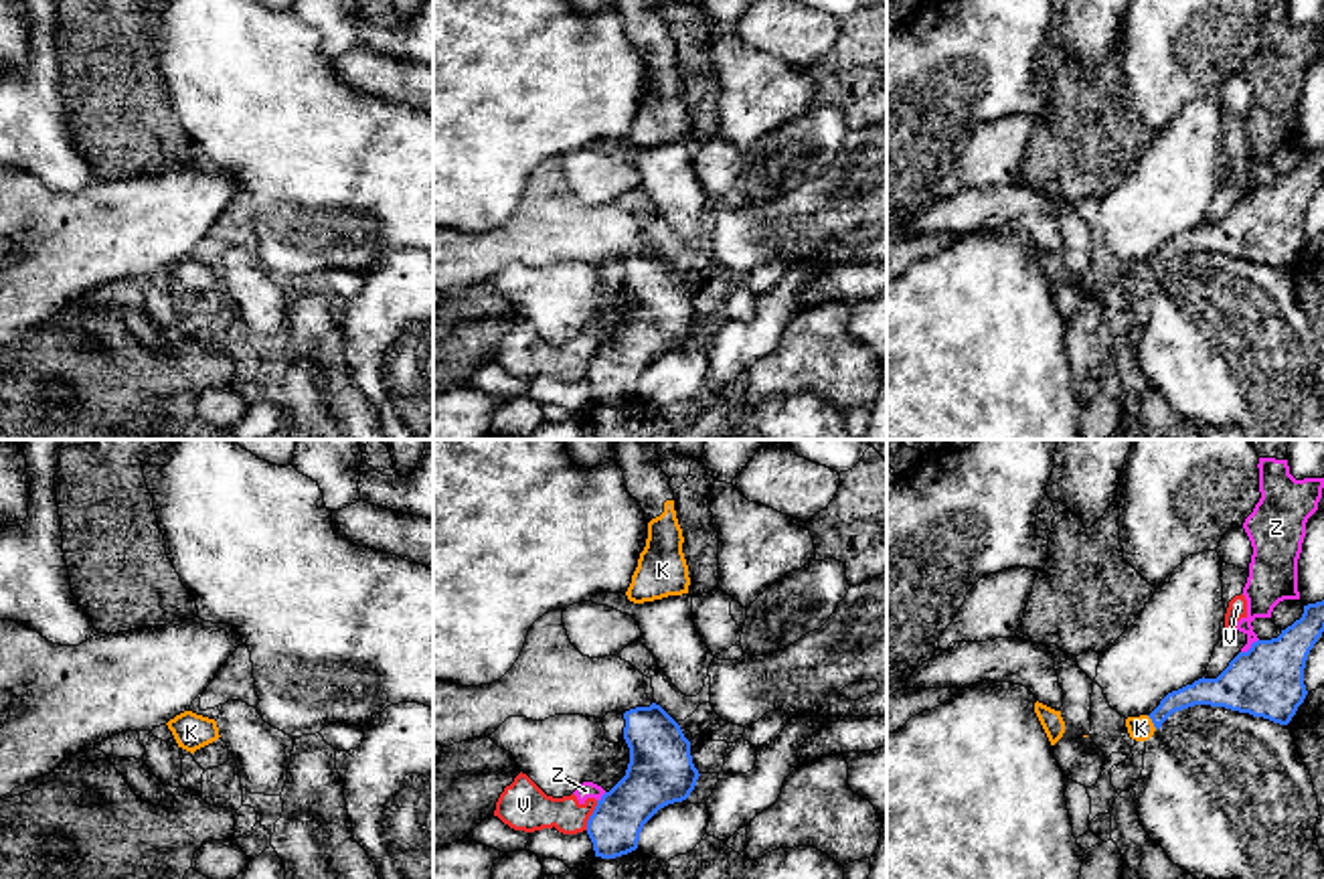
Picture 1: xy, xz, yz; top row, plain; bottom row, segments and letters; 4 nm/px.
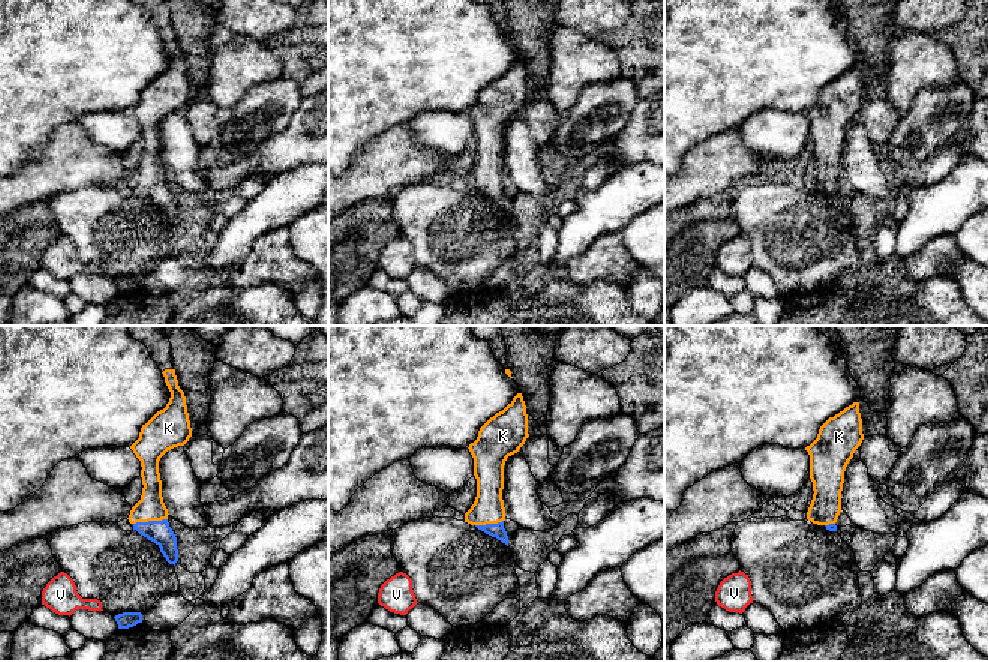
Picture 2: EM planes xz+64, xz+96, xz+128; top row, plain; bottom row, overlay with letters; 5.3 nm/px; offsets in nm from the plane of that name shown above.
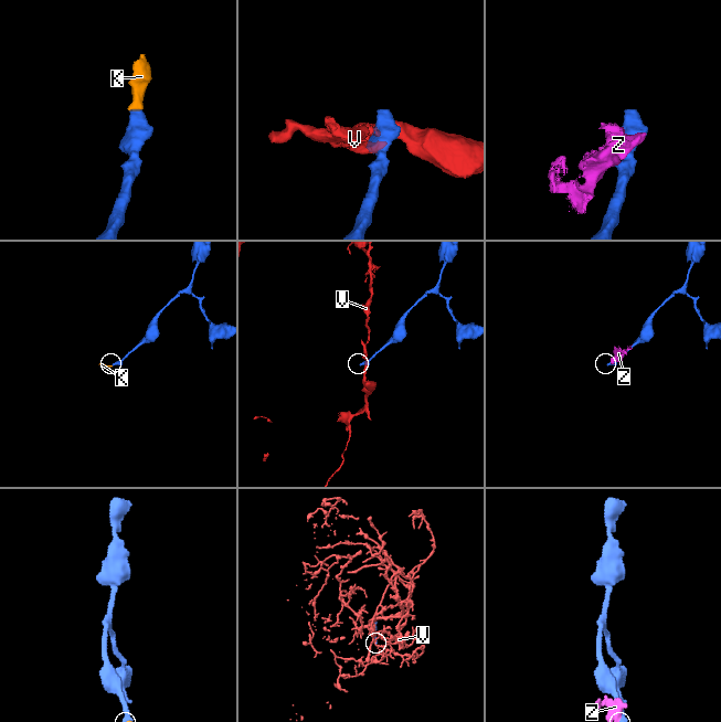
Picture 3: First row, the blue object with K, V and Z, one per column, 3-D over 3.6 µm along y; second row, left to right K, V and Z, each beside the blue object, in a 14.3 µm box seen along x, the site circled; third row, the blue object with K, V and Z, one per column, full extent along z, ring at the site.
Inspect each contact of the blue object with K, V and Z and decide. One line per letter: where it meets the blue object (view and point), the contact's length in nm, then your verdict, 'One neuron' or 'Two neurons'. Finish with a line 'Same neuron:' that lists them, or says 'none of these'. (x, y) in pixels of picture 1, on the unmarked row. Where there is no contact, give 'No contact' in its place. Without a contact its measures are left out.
K: Touches blue at yz (1152, 268). Shared border 70 nm. One neuron
V: Touches blue at xz (592, 361). Shared border 130 nm. Two neurons
Z: Touches blue at yz (1252, 193). Shared border 90 nm. Two neurons
Same neuron: K

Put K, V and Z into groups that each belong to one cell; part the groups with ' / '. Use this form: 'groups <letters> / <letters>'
groups K / V / Z

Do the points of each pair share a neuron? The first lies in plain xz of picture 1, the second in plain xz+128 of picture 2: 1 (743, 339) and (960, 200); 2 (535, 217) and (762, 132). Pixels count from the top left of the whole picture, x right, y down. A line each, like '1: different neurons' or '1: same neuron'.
1: same neuron
2: different neurons

